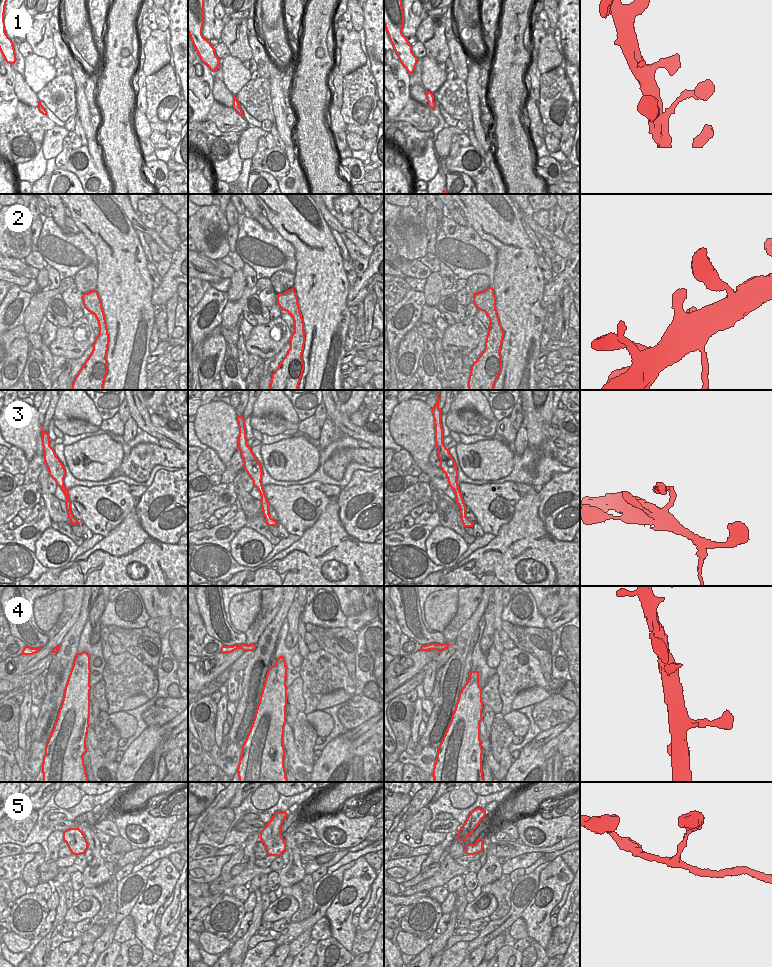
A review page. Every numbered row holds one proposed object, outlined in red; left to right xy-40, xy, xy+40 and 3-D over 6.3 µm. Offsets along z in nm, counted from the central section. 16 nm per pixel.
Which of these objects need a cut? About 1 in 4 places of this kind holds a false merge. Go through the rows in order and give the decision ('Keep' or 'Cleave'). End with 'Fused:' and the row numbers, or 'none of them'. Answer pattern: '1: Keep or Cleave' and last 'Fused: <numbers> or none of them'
1: Keep
2: Keep
3: Keep
4: Keep
5: Keep
Fused: none of them.

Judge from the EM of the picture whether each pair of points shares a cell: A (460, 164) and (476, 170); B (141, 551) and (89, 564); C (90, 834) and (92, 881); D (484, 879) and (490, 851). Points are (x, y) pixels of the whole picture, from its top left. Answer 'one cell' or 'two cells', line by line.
A: one cell
B: one cell
C: one cell
D: one cell

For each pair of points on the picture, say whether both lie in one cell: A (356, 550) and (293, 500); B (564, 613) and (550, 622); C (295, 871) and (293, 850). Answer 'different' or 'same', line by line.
A: different
B: same
C: same

